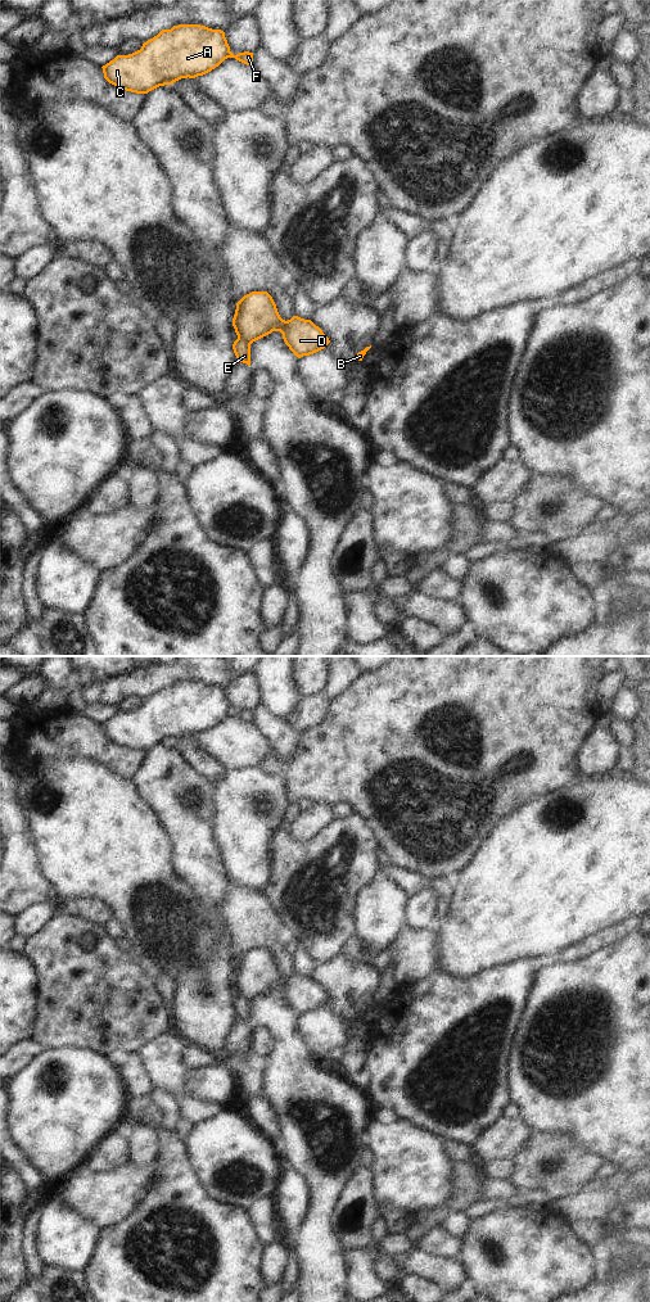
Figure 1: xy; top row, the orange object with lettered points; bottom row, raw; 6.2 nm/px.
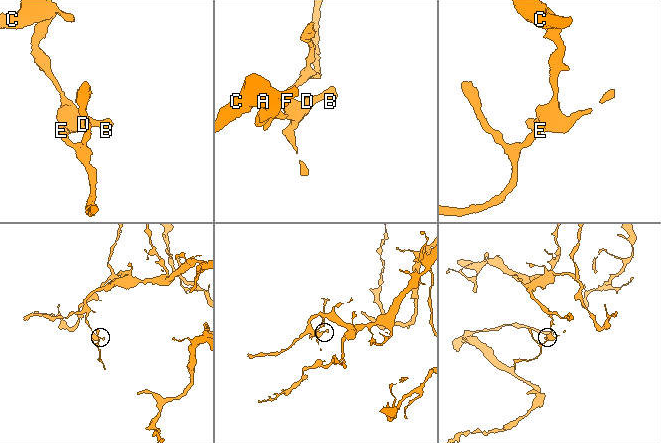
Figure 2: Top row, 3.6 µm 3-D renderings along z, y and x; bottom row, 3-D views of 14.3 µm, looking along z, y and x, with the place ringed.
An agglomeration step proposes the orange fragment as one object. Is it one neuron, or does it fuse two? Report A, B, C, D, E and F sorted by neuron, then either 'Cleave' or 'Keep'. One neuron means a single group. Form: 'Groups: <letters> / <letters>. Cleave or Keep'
Groups: A B C D F / E. Cleave.

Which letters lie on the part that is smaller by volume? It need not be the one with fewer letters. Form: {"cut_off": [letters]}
{"cut_off": ["E"]}

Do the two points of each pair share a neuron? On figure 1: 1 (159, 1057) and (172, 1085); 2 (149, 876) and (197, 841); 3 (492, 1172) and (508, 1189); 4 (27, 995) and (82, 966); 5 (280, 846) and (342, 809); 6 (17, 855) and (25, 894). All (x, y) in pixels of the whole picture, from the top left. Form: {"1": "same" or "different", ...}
{"1": "same", "2": "different", "3": "different", "4": "different", "5": "different", "6": "same"}

